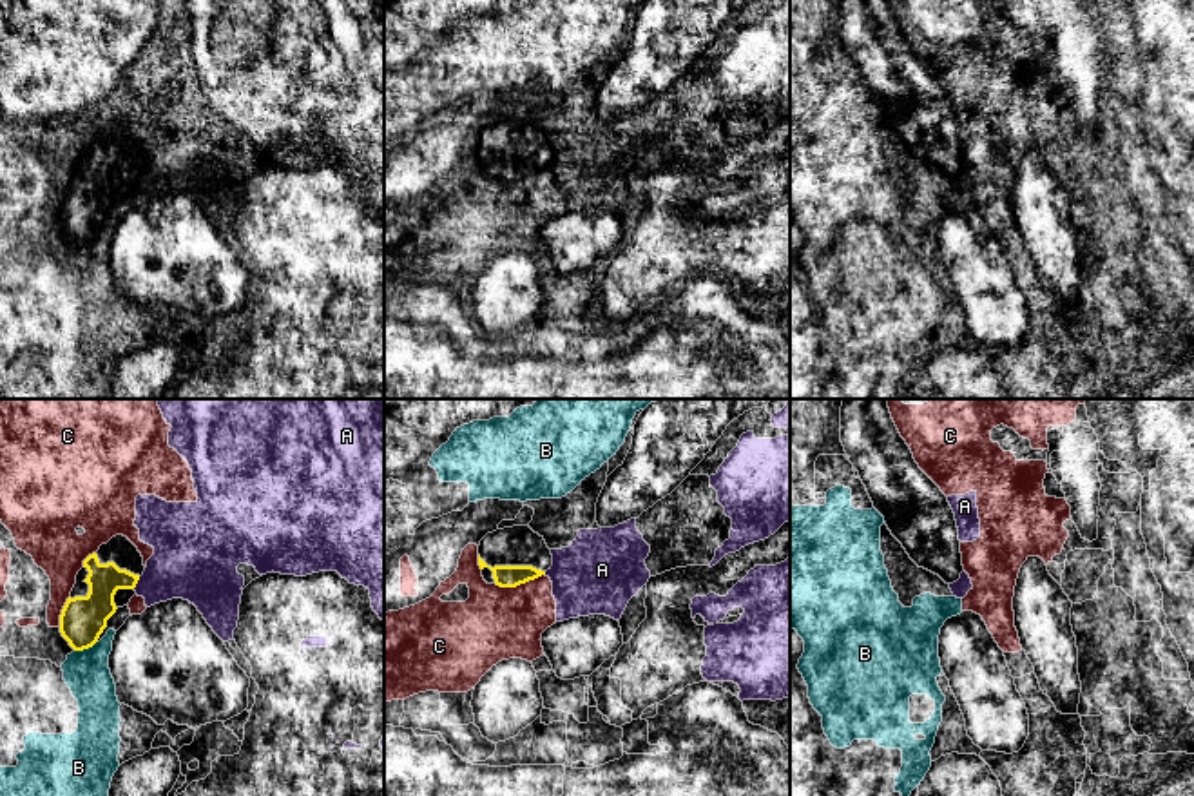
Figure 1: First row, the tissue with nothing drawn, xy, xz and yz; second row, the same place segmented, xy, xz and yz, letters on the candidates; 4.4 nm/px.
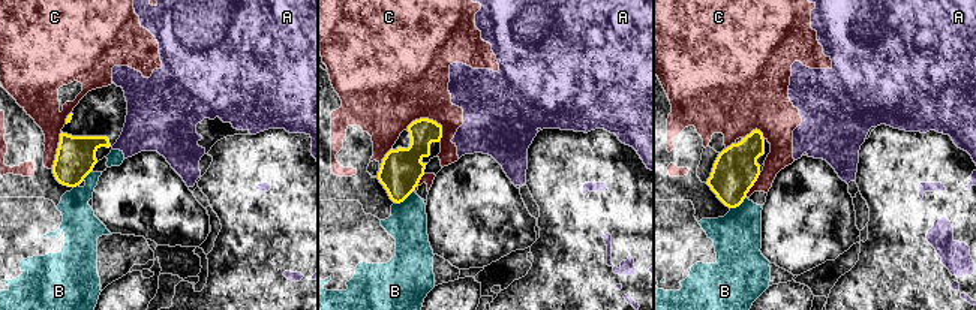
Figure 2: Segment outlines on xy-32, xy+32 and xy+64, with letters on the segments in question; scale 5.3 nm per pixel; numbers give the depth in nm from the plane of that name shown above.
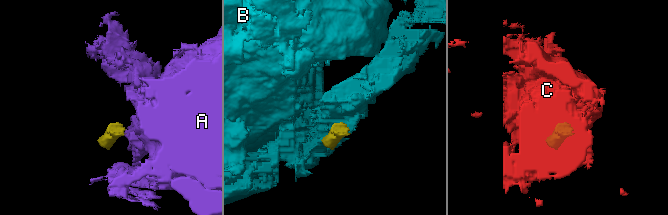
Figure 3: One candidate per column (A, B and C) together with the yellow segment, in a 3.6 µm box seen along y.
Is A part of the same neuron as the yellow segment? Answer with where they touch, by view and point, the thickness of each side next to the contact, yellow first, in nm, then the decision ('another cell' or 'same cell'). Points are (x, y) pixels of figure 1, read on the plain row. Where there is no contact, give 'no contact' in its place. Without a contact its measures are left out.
meets yellow in xy at (136, 176); 160 nm thick on the yellow side, 320 nm on the other; another cell

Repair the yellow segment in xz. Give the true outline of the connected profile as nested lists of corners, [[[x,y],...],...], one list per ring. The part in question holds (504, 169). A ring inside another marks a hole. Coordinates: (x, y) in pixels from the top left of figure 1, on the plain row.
[[[527,120],[487,127],[478,140],[478,160],[487,178],[516,181],[545,169],[553,149],[544,131]]]

